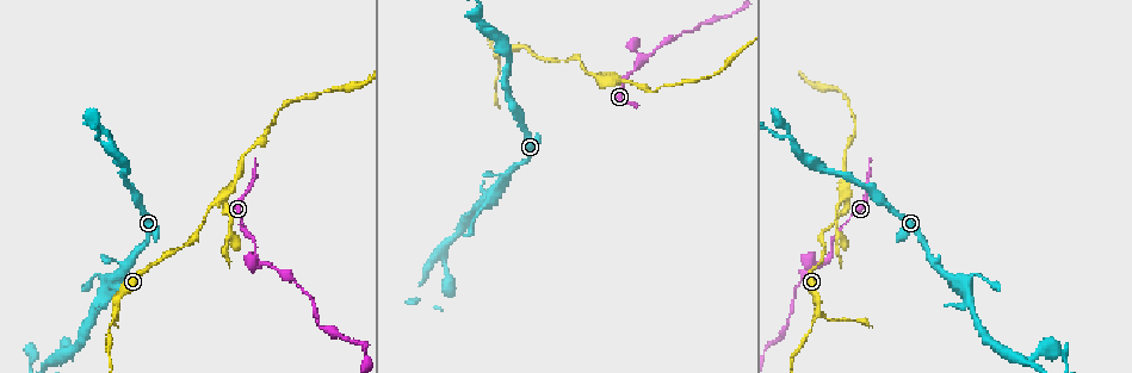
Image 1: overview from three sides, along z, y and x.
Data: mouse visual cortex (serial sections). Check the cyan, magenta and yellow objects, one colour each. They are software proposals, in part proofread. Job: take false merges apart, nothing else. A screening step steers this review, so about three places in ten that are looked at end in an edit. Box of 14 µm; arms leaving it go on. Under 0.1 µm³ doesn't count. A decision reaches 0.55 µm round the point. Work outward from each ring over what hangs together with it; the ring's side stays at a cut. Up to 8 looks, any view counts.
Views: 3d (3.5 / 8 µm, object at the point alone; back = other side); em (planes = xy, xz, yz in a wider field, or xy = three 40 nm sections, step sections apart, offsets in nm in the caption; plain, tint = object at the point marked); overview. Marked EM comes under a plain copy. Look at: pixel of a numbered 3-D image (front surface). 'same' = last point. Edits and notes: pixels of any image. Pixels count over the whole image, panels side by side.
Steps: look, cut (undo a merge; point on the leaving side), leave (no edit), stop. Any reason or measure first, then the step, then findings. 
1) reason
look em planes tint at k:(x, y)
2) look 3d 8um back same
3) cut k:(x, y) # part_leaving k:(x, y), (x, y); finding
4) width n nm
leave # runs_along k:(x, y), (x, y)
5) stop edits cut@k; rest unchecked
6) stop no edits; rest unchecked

branch point
look 3d 3.5um at 1:(261, 264)

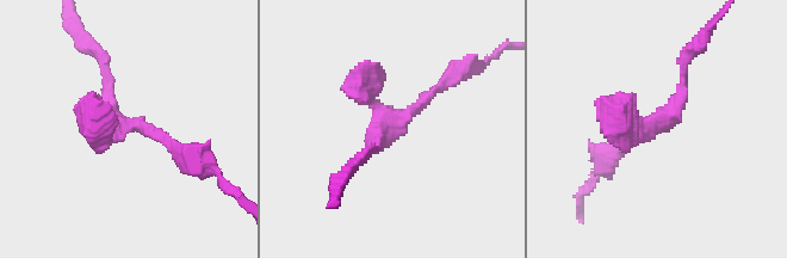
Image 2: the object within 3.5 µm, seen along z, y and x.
look em xy step 1 tint at 2:(389, 129)

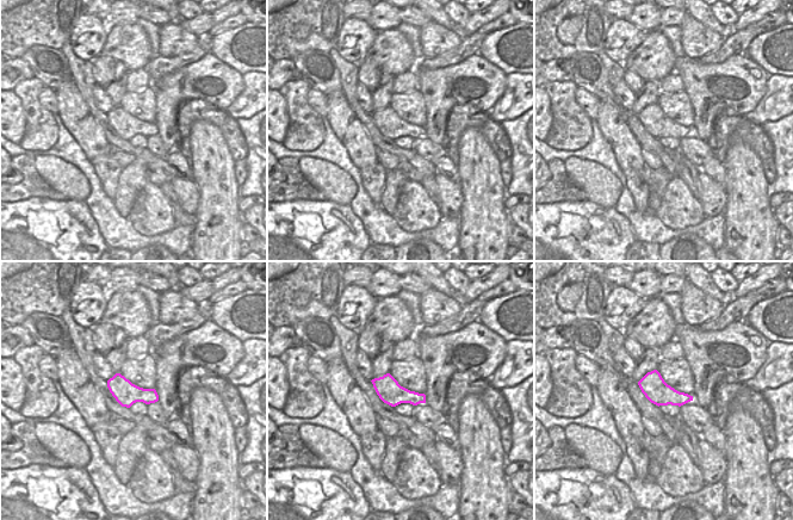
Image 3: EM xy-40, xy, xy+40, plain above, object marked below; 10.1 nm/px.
leave # runs_along 2:(98, 51), (110, 114), (179, 147); one cell here

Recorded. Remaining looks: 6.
three arms meet
look 3d 3.5um back at 1:(221, 198)

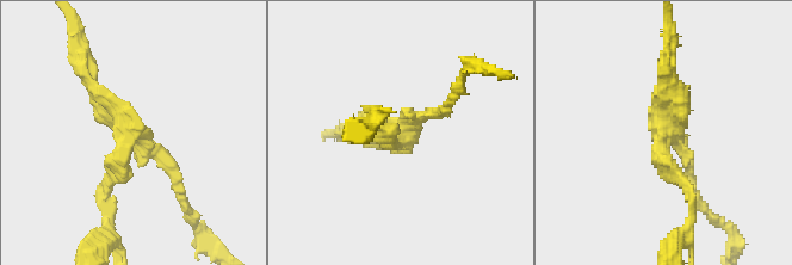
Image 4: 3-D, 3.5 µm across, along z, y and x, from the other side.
now the EM
look em xy step 5 tint at 4:(669, 129)

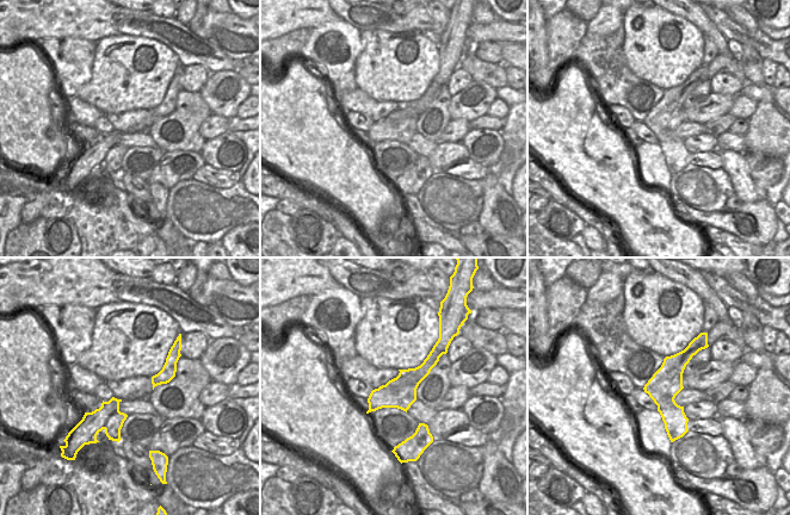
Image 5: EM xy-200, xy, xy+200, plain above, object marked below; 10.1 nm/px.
arms 3; arm_widths 150, 200, 200 nm
leave # runs_along 5:(687, 352), (668, 377), (672, 436); continuous, no second cell

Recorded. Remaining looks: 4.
arms part here
look 3d 3.5um at 1:(796, 148)

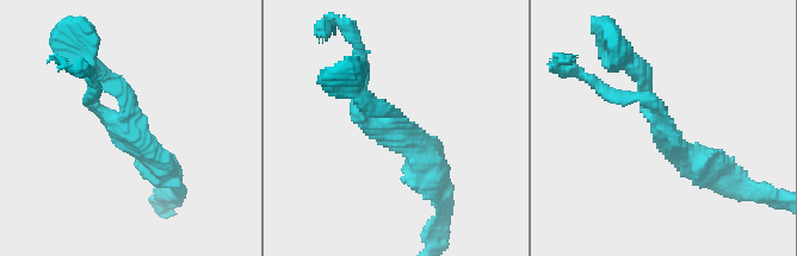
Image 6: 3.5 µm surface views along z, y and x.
look em xy step 5 tint at 6:(660, 128)

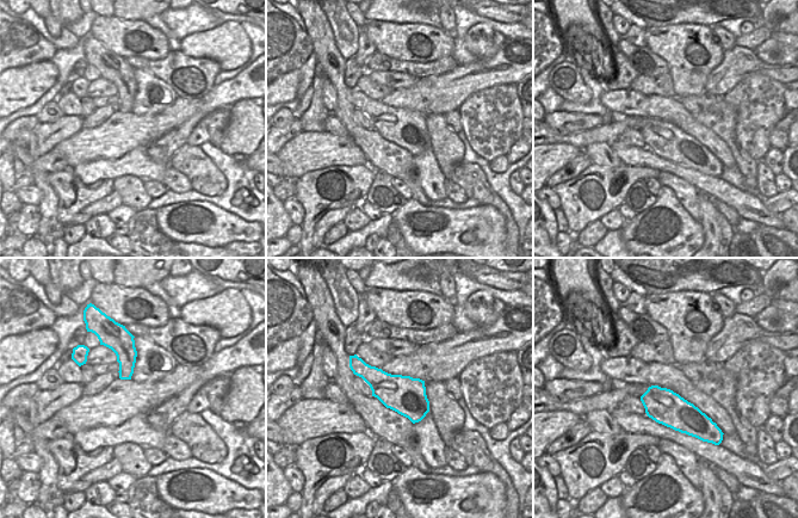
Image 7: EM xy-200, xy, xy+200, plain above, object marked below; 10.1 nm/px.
leave # runs_along 6:(165, 169), (94, 67); continuous, no second cell

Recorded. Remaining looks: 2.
stop no edits; rest unchecked

